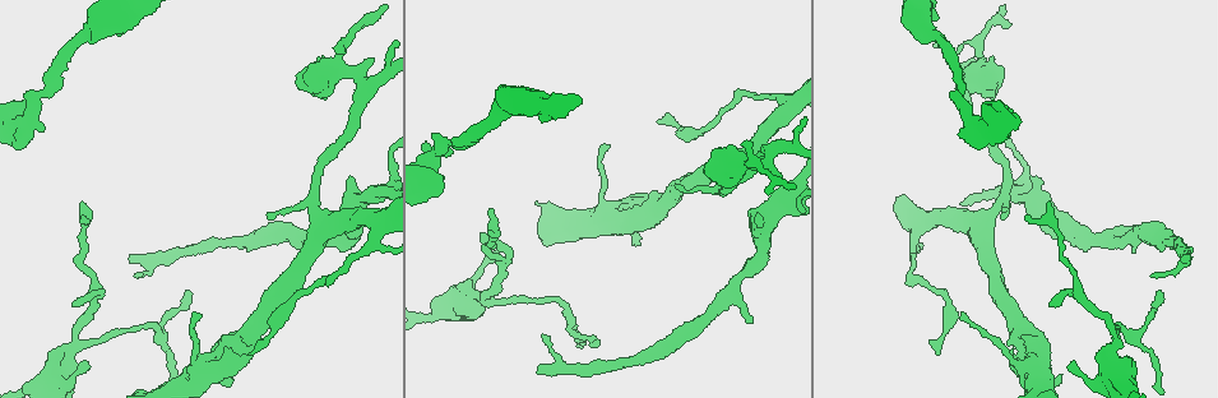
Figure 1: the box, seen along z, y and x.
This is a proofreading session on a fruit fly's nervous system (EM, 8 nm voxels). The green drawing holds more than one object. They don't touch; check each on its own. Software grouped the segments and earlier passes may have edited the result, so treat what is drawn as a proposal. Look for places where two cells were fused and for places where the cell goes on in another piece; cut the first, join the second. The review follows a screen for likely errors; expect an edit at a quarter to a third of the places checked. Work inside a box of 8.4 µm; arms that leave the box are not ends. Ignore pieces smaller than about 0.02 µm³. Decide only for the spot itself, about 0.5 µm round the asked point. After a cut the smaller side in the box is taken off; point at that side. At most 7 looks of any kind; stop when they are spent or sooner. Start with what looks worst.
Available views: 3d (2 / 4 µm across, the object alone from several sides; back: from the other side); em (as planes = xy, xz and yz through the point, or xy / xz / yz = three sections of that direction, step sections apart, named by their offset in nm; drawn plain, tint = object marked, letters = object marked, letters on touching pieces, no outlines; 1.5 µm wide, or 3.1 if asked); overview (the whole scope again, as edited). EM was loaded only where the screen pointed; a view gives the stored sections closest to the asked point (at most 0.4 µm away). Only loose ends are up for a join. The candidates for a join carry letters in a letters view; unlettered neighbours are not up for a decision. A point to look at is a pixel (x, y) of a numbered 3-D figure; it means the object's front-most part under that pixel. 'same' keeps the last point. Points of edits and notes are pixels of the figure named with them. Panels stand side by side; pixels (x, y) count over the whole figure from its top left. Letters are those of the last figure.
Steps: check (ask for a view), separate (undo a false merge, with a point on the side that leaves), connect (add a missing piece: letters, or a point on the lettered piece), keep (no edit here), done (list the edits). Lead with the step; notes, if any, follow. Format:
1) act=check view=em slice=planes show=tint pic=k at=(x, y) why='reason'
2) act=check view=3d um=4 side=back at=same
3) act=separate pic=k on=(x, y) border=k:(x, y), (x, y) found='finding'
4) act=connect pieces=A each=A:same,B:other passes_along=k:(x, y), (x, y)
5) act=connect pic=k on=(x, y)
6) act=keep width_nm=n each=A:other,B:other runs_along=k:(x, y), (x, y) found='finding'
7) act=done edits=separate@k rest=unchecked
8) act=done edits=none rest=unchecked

act=check view=em slice=xz step=4 show=letters pic=1 at=(978, 137) why='sharp bend'

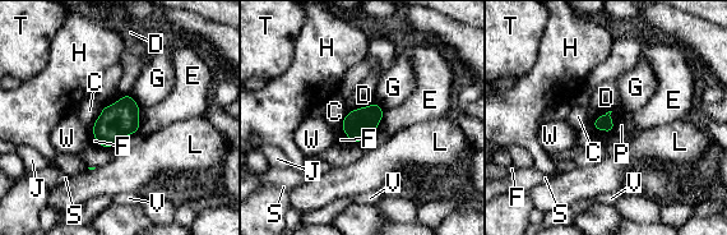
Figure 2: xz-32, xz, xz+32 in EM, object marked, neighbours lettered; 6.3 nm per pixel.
act=check view=em slice=planes show=letters at=same why='another direction'

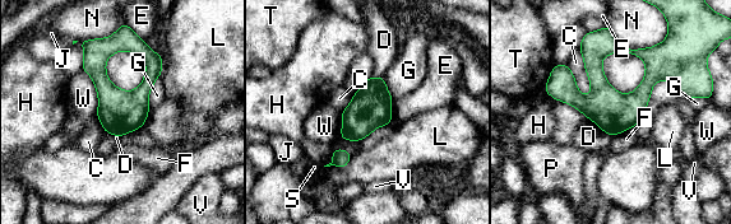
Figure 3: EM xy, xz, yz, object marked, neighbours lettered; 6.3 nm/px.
act=keep each=C:other,D:other,E:other,F:other,G:other,H:other,J:other,L:other,N:other,P:other,S:other,T:other,V:other,W:other border=3:(578, 48), (591, 88), (588, 96) found='continuous, no second cell'

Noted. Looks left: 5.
act=check view=3d um=2 pic=1 at=(539, 364) why='tapers out'

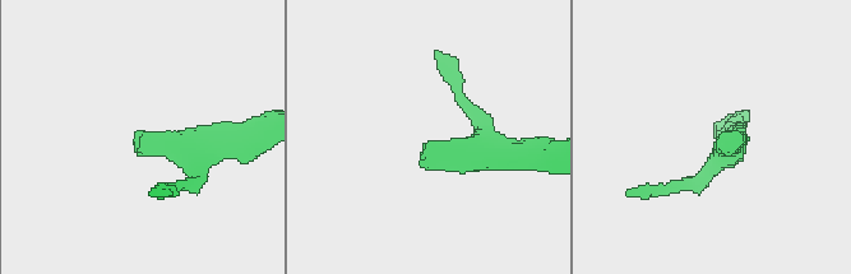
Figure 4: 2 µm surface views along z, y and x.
act=check view=em um=3.1 slice=yz step=8 show=tint pic=4 at=(718, 148)

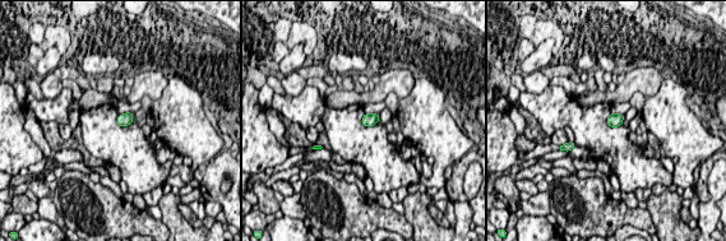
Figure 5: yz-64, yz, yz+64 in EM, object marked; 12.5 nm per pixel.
act=check view=em um=3.1 slice=planes show=letters at=same why='another direction'

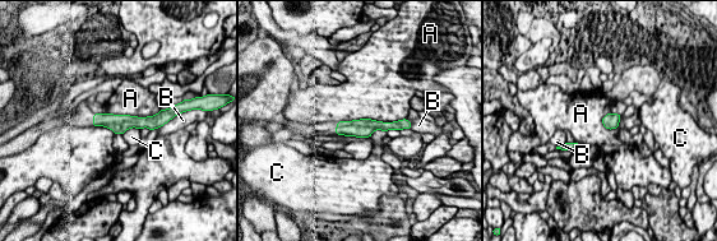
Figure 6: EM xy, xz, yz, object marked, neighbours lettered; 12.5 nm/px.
act=keep width_nm=190 longest_contact=A:850nm each=A:other,B:other,C:other found='no lettered piece goes on from it'

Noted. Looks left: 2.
act=done edits=none rest=unchecked

